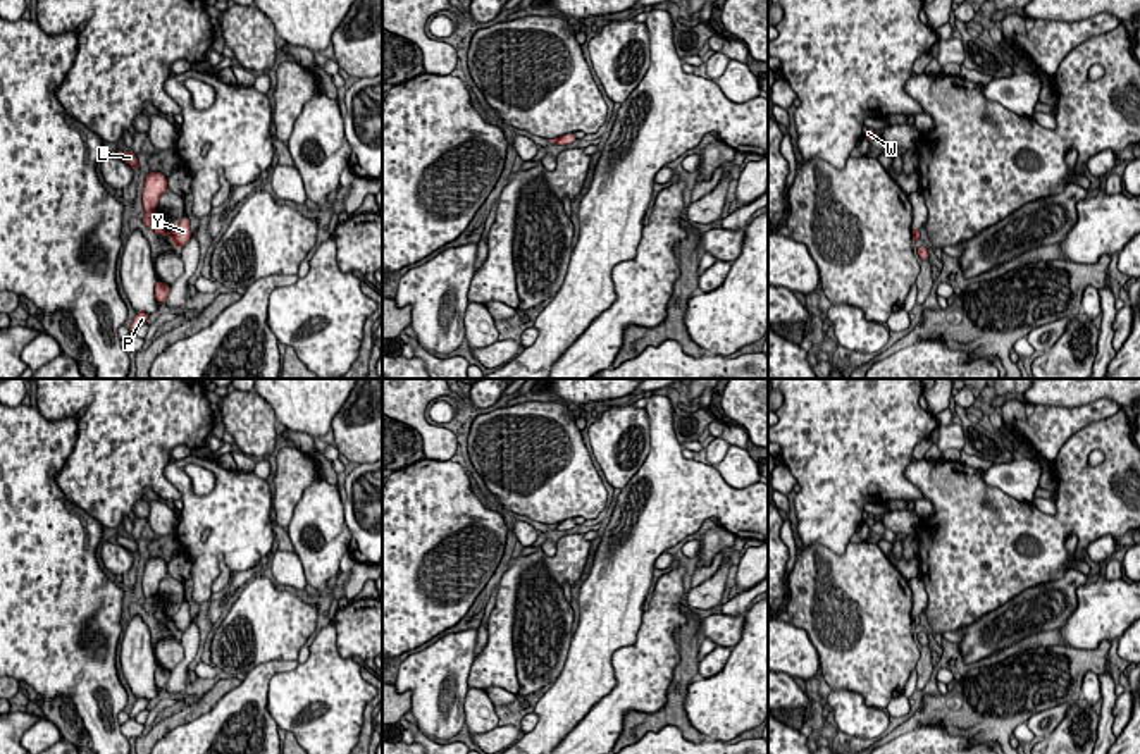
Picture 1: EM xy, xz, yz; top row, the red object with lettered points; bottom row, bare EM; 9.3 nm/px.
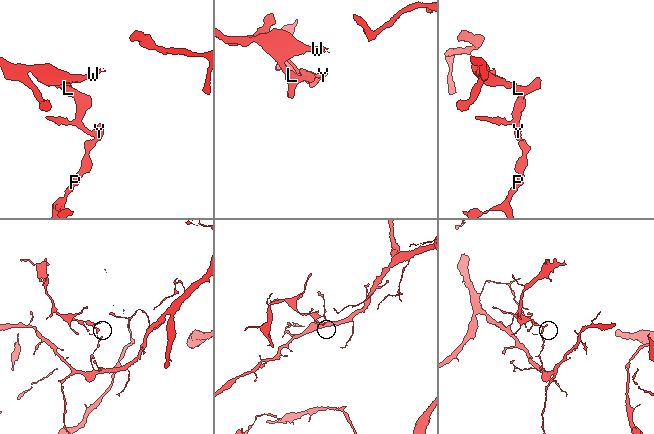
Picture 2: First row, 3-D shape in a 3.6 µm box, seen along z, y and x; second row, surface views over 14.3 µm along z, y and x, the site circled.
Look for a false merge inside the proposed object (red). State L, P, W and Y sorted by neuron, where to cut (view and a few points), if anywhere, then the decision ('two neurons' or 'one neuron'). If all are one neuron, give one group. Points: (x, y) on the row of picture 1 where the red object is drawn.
L W / P Y | xz (558, 138), (555, 142) | two neurons

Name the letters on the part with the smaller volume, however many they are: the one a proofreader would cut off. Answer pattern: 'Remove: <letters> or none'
Remove: L, W

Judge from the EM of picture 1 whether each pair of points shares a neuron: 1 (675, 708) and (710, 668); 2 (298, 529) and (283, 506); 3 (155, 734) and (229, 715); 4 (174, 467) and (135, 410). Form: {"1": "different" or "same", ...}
{"1": "different", "2": "different", "3": "different", "4": "different"}

